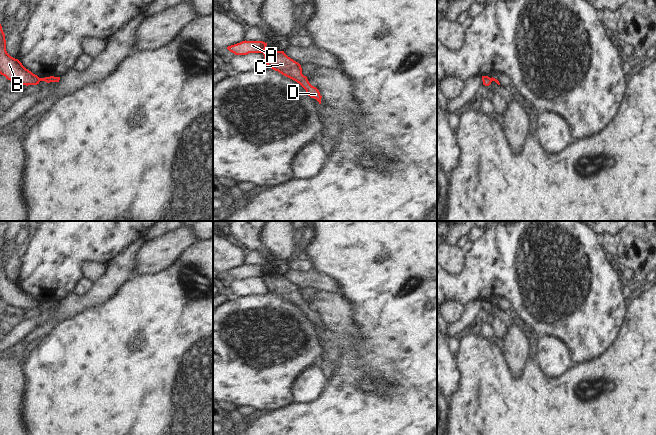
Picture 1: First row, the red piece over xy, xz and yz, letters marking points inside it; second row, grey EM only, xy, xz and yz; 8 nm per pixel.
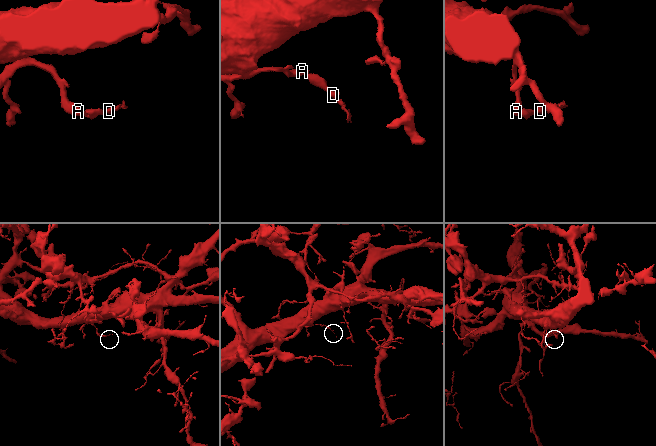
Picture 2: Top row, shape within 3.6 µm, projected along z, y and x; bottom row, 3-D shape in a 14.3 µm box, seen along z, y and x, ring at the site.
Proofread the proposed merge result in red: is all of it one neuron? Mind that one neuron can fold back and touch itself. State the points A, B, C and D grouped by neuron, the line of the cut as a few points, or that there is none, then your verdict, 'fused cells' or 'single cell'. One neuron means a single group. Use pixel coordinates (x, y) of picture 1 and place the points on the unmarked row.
groups A B / C D; cut xz (264, 274), (261, 276); fused cells

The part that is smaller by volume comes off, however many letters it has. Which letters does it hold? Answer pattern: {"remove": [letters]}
{"remove": ["C", "D"]}

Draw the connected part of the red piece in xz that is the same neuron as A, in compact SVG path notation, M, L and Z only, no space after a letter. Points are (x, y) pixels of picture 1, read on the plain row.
M242 265L228 270L227 273L235 279L247 279L249 277L262 277L265 275L267 267L263 265Z

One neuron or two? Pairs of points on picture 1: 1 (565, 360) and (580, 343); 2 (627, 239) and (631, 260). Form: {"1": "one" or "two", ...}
{"1": "two", "2": "one"}

